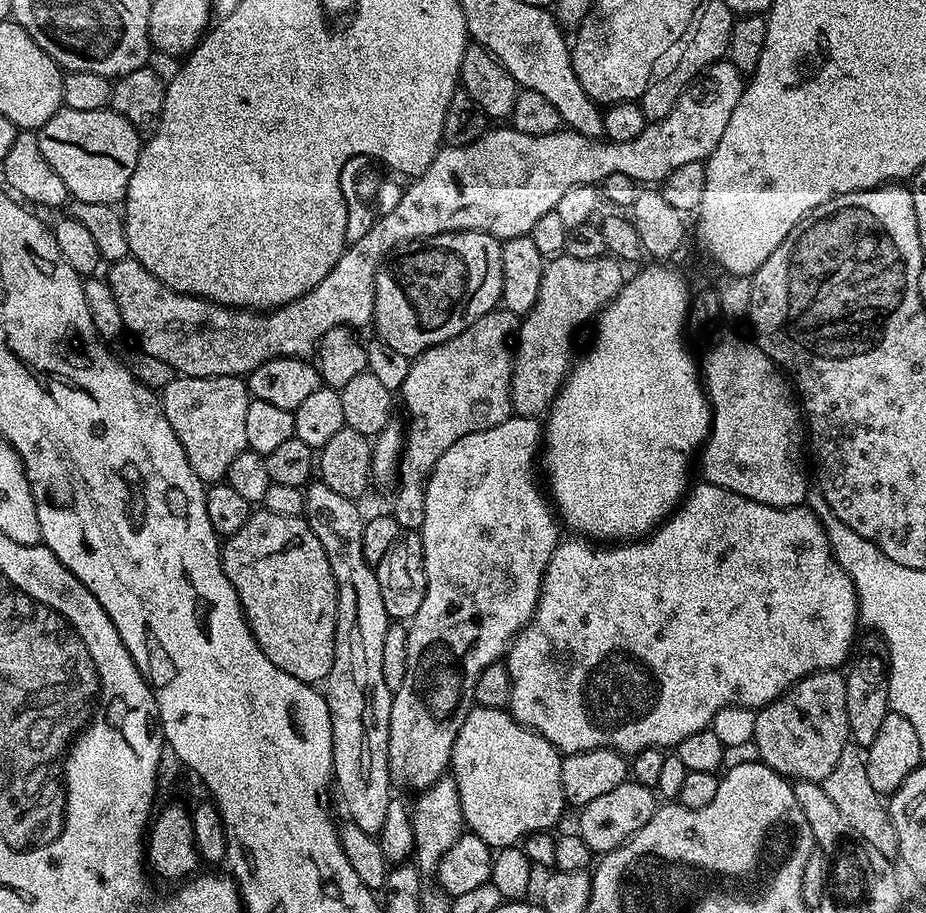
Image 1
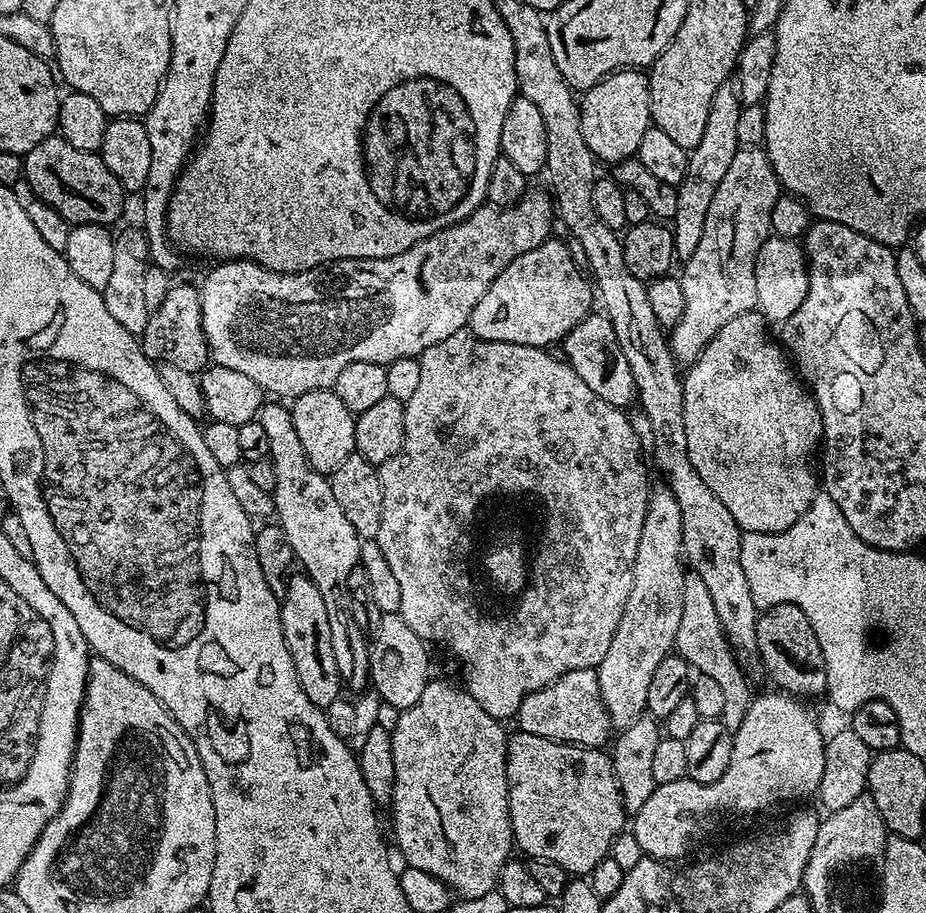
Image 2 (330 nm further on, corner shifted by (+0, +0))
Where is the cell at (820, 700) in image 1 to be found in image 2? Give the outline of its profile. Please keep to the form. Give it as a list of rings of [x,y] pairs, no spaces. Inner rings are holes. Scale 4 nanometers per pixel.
[[[775,604],[773,608],[763,609],[756,618],[756,637],[760,651],[760,663],[763,664],[767,679],[772,679],[777,689],[787,690],[792,694],[803,694],[805,697],[816,696],[828,687],[826,682],[826,662],[822,658],[822,646],[810,626],[810,618],[793,604]]]

